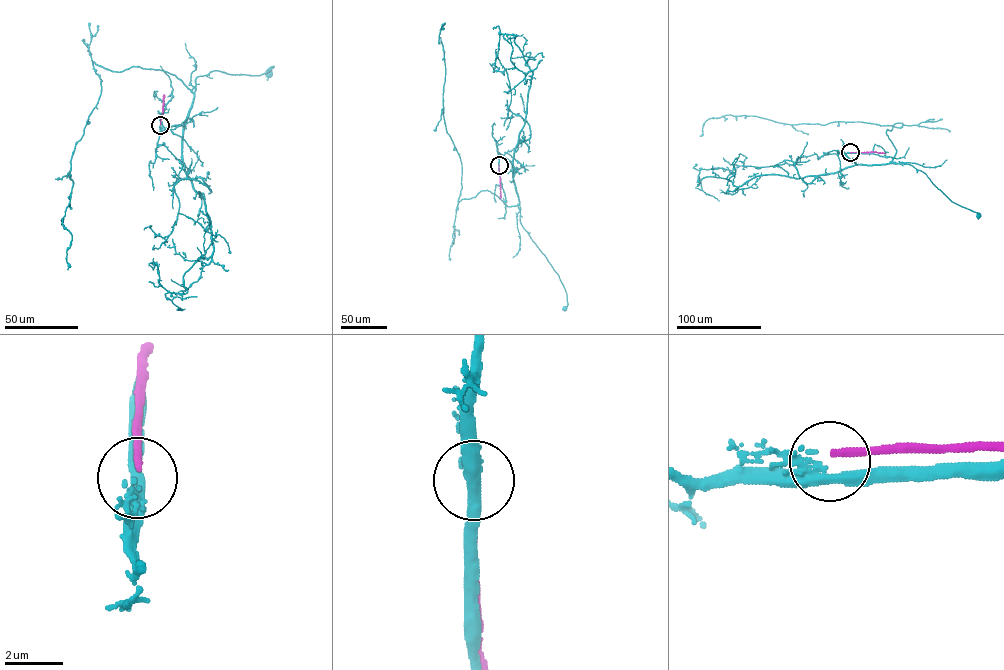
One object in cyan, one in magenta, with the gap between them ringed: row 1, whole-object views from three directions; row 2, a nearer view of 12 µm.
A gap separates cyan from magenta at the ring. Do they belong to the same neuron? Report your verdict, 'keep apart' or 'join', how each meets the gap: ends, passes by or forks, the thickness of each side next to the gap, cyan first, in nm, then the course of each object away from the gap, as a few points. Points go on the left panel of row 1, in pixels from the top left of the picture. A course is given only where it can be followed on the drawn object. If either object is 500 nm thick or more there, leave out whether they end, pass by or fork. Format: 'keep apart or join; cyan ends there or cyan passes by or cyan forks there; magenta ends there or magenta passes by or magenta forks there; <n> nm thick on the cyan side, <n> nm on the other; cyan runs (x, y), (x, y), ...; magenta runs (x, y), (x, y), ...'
keep apart; cyan forks there; magenta ends there; 280 nm thick on the cyan side, 240 nm on the other; cyan runs (160, 125), (161, 130), (175, 125), (185, 127), (197, 76), (215, 70), (258, 75), (273, 66), (269, 73); magenta runs (160, 125), (164, 95)

